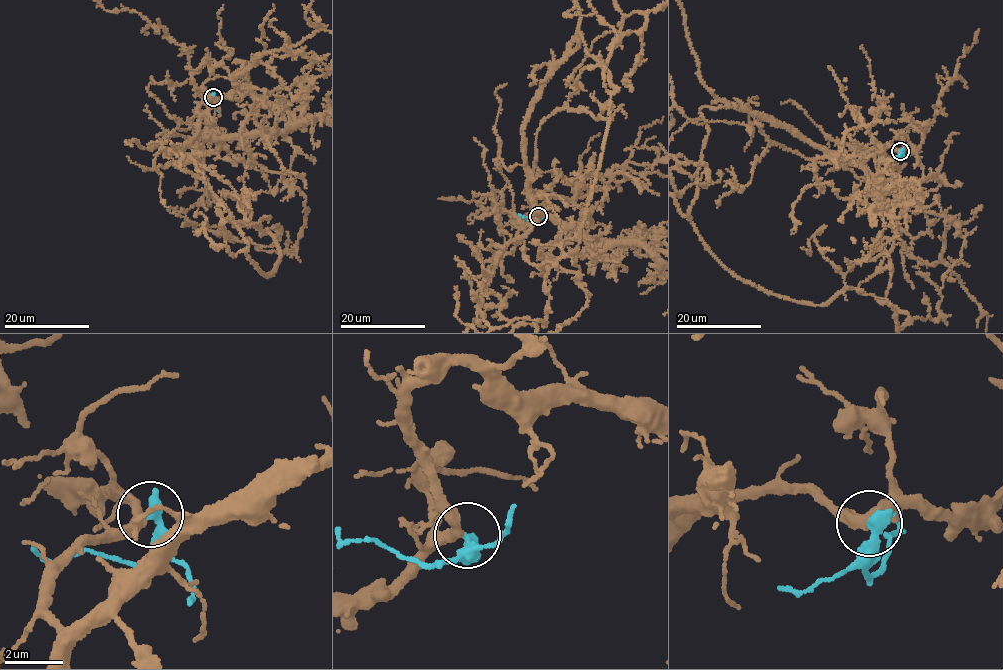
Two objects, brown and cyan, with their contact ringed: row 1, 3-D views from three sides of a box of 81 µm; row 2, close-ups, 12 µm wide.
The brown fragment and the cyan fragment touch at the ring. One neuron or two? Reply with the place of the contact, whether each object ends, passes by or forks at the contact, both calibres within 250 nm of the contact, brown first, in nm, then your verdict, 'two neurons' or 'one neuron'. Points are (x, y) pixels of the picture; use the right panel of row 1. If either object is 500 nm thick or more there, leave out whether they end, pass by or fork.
place (900, 151); brown passes by; cyan ends; calibres 320 and 460 nm; one neuron

